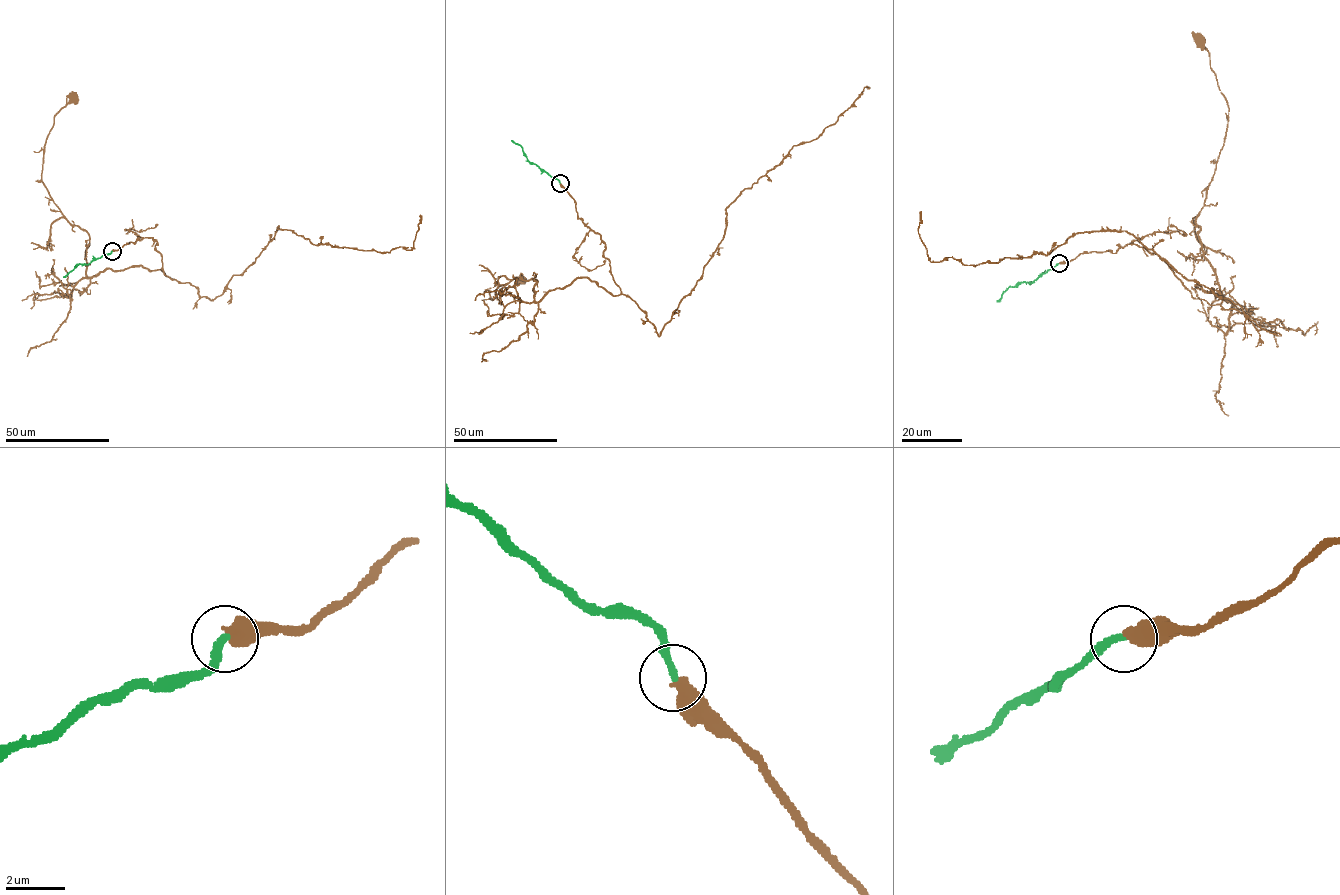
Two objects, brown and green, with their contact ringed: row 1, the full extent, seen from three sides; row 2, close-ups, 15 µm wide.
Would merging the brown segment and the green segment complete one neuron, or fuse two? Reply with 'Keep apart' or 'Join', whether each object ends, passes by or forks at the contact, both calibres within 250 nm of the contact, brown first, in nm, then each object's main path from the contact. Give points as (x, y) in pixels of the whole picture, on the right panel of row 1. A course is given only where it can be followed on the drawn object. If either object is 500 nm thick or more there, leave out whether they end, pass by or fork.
Join. Thickness 550 nm (brown) against 240 nm. Course of brown: (1059, 263), (1137, 244), (1192, 296), (1221, 302), (1197, 284), (1231, 301), (1196, 221), (1228, 107), (1200, 40). Course of green: (1059, 263), (1032, 283), (1008, 287), (997, 301)

